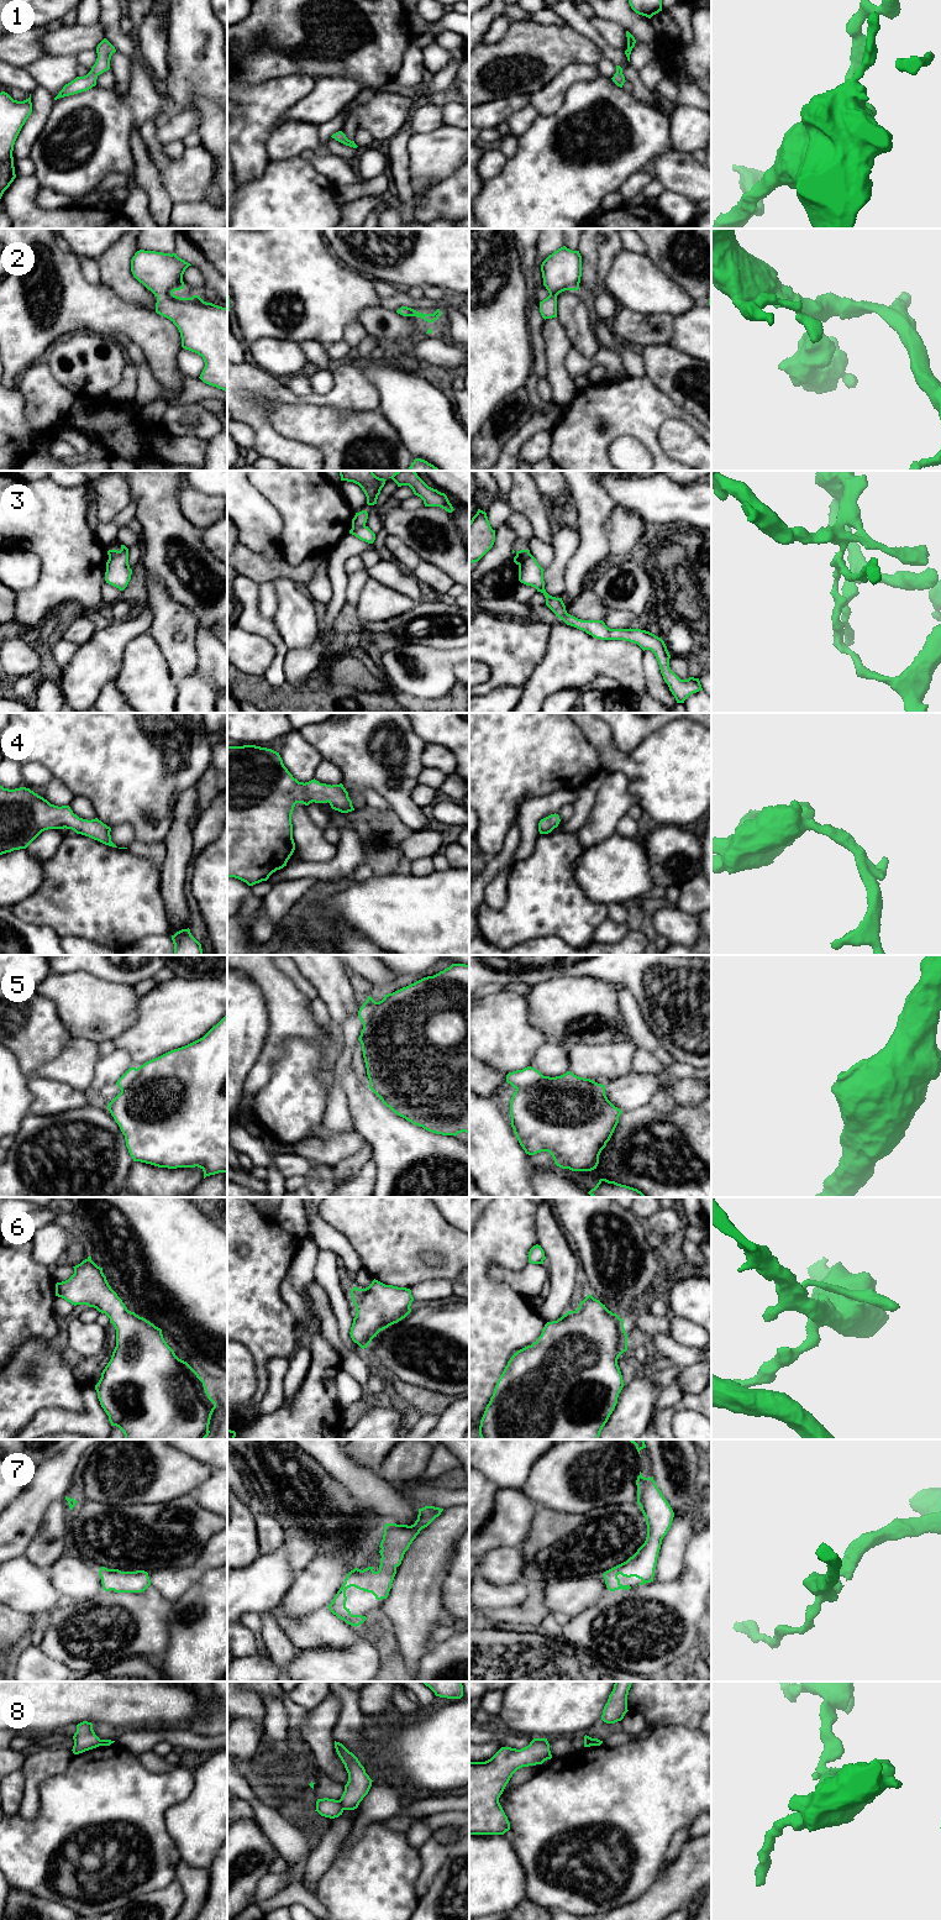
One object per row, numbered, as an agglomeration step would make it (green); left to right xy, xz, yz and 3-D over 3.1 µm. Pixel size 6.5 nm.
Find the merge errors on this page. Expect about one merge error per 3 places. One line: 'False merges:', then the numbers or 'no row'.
False merges: 3, 5, 8

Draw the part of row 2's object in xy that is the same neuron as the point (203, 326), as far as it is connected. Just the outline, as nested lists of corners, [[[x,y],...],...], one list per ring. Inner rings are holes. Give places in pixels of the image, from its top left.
[[[144,250],[137,251],[131,259],[131,272],[133,277],[157,298],[156,313],[169,319],[178,327],[183,348],[203,357],[205,367],[199,378],[209,385],[227,392],[227,308],[206,303],[199,295],[180,298],[173,294],[175,290],[184,289],[183,274],[189,266],[191,264],[179,258],[177,253],[170,255]]]

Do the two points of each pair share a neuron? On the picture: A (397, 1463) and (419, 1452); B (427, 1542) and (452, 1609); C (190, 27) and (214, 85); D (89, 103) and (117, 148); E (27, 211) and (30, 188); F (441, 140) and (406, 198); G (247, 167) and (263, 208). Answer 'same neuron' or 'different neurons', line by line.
A: same neuron
B: different neurons
C: same neuron
D: same neuron
E: same neuron
F: different neurons
G: different neurons

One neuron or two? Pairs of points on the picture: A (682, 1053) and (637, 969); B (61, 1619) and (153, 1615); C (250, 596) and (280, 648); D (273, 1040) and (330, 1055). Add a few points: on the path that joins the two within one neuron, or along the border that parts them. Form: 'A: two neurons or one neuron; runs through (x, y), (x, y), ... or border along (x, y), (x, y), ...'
A: one neuron; runs through (682, 1032), (682, 1016), (658, 990)
B: one neuron; runs through (84, 1619), (130, 1619)
C: one neuron; runs through (250, 608), (250, 613), (272, 635)
D: one neuron; runs through (288, 1031), (309, 1031), (320, 1040)

